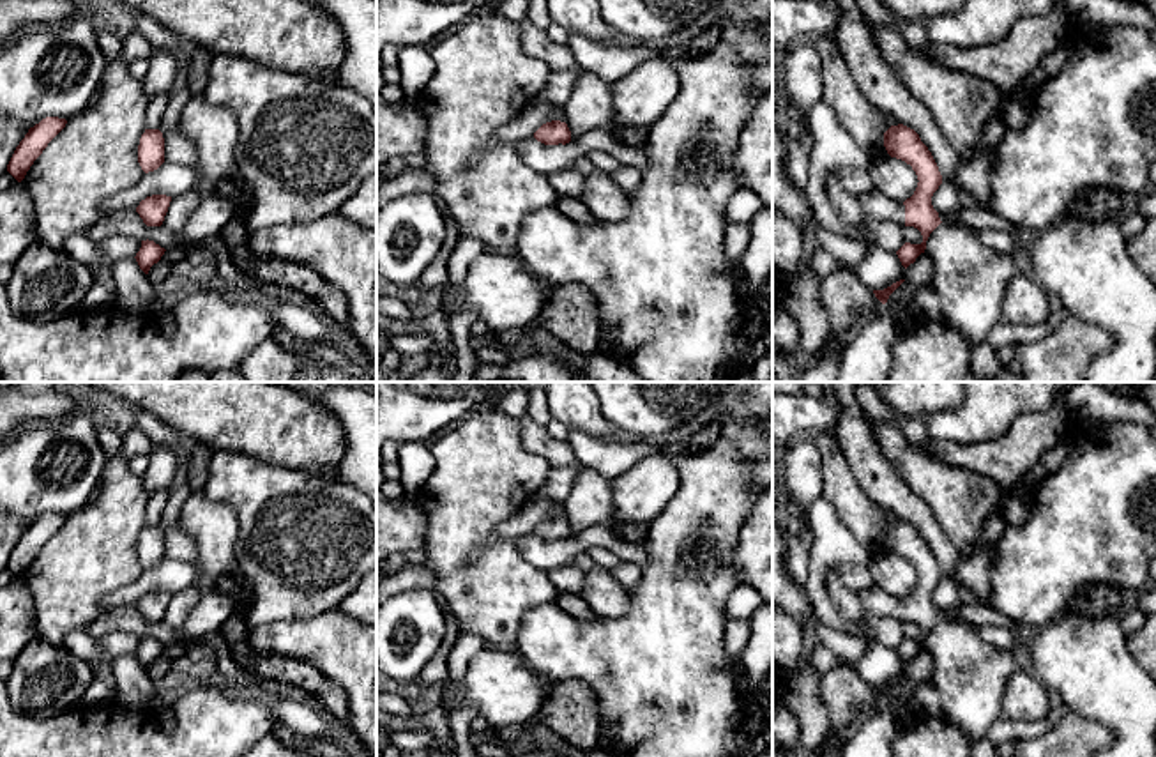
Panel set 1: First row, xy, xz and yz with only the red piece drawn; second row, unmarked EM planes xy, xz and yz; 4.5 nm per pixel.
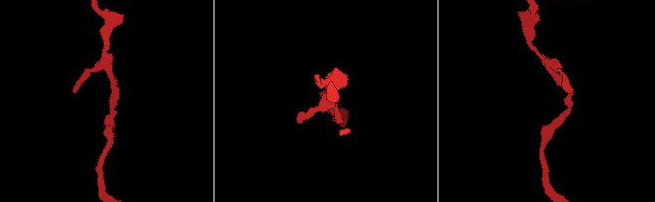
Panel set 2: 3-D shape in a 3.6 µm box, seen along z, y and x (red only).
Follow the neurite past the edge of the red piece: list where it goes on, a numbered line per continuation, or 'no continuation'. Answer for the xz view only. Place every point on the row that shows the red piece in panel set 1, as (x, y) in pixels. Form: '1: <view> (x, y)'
no continuation

